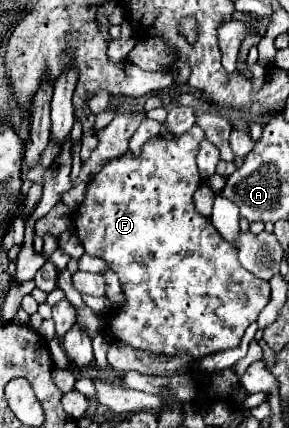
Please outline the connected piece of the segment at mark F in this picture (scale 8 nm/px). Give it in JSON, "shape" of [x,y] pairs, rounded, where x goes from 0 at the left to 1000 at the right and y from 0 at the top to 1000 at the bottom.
{"shape":[[[671,292],[651,311],[567,325],[554,315],[491,339],[484,362],[422,362],[381,371],[353,404],[332,404],[298,437],[298,460],[263,488],[256,540],[291,586],[353,600],[415,647],[436,713],[401,727],[367,778],[408,801],[457,806],[540,829],[651,825],[671,839],[830,806],[844,773],[893,745],[893,731],[934,703],[934,661],[886,652],[824,614],[817,577],[789,568],[727,521],[720,507],[671,488],[664,456],[699,418],[678,390],[685,334],[706,306]]]}

